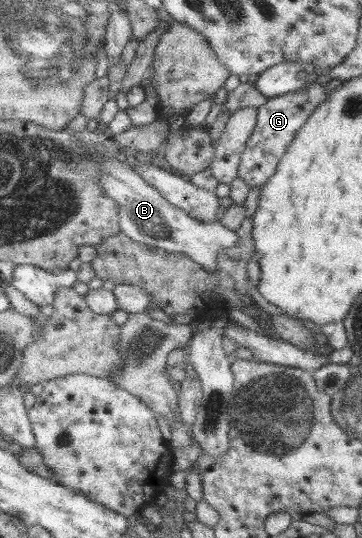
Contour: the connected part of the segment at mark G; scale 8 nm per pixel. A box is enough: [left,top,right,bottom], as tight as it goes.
[239,84,331,189]

